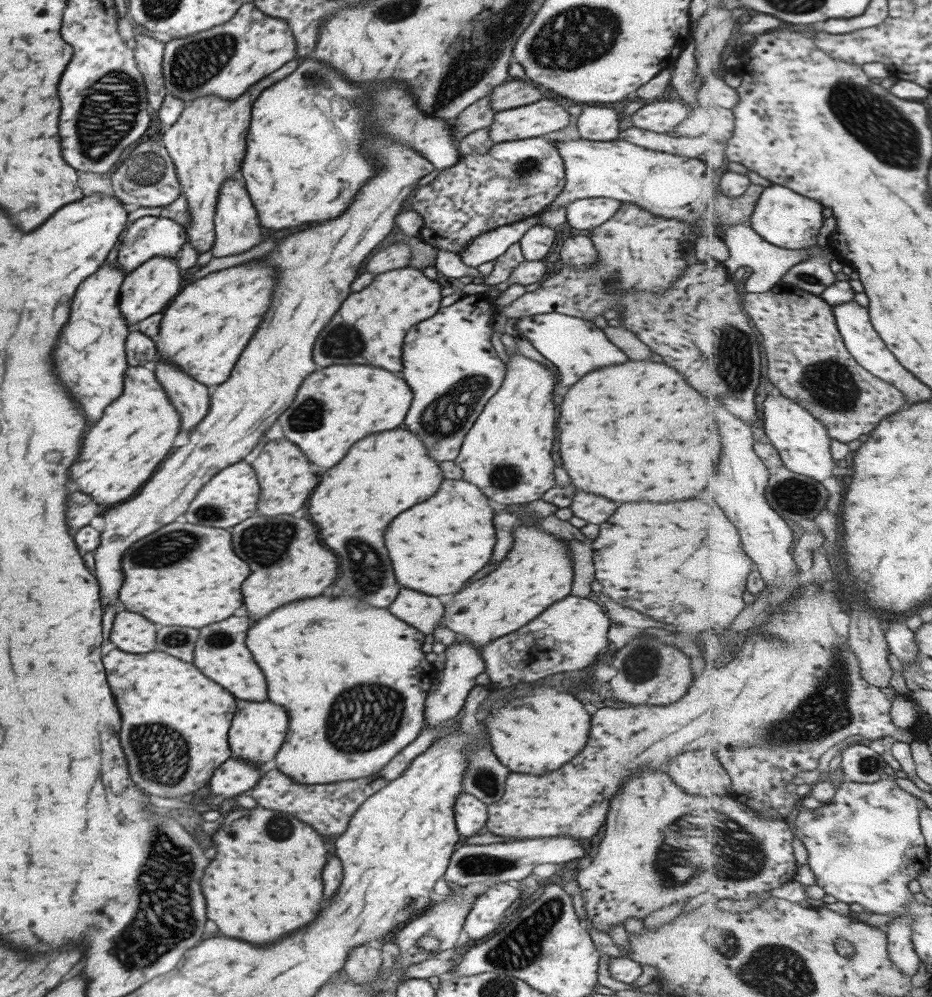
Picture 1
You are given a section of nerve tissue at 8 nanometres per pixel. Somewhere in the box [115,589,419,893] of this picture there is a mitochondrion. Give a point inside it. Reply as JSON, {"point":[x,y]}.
{"point":[360,718]}

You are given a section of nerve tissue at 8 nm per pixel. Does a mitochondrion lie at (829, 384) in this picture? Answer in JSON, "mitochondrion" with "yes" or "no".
{"mitochondrion":"yes"}

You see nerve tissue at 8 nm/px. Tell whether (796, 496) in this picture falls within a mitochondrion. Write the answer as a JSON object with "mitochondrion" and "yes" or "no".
{"mitochondrion":"yes"}

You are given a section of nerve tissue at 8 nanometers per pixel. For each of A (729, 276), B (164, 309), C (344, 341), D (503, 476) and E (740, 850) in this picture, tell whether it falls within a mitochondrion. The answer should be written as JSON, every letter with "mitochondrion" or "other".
{"A":"other","B":"other","C":"mitochondrion","D":"mitochondrion","E":"mitochondrion"}

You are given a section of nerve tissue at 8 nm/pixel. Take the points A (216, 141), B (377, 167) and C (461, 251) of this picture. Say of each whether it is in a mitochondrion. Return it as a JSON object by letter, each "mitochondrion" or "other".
{"A":"other","B":"other","C":"other"}

